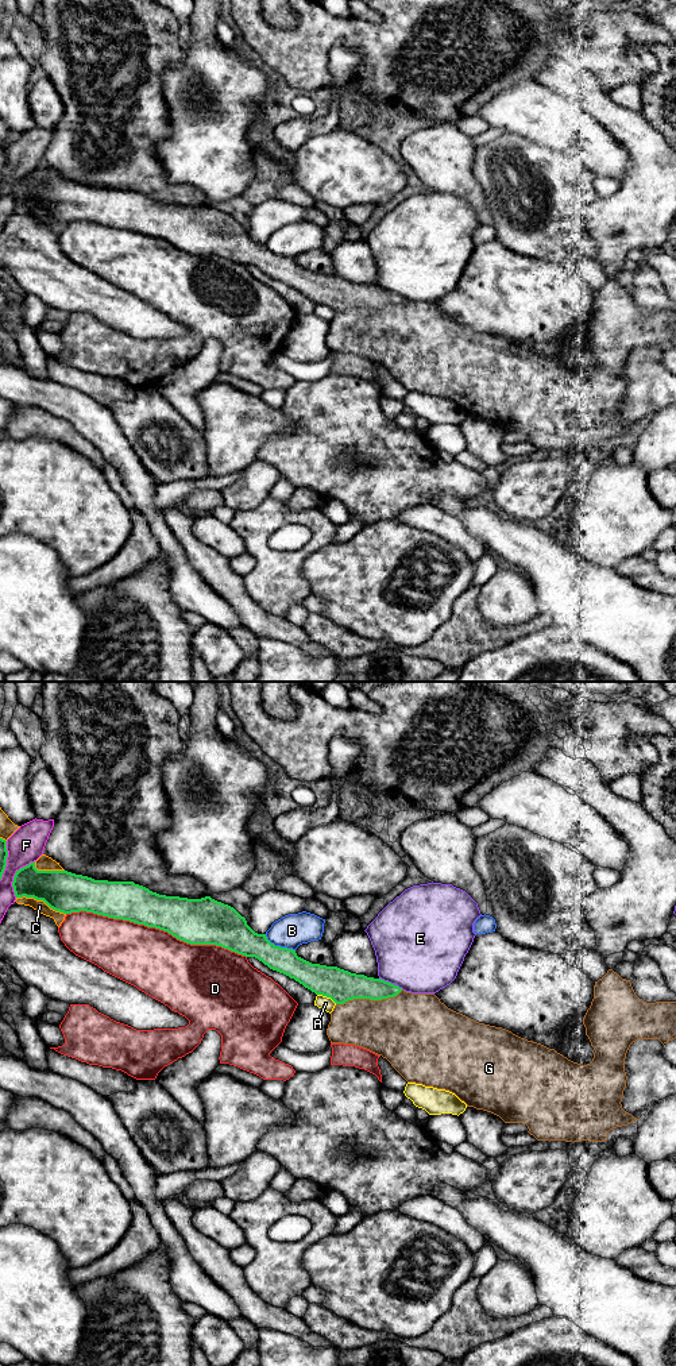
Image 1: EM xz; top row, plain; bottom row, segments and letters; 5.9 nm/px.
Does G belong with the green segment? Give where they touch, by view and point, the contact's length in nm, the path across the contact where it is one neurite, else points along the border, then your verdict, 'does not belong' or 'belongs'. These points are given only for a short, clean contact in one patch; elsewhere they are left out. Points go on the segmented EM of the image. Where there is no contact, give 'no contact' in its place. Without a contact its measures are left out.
xz (369, 998) | 400 nm | across xz (342, 986), (358, 998), (369, 998), (398, 1027) | belongs

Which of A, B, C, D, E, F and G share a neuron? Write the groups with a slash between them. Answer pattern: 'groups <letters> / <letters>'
groups A / B / C / D / E / F / G

